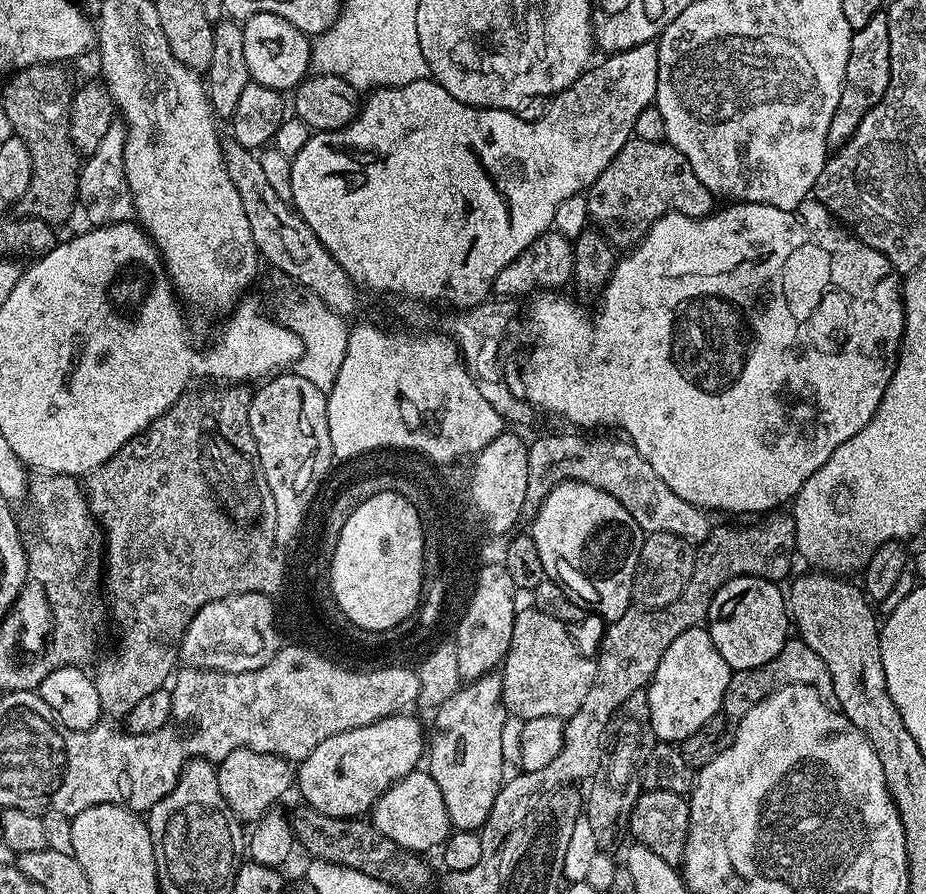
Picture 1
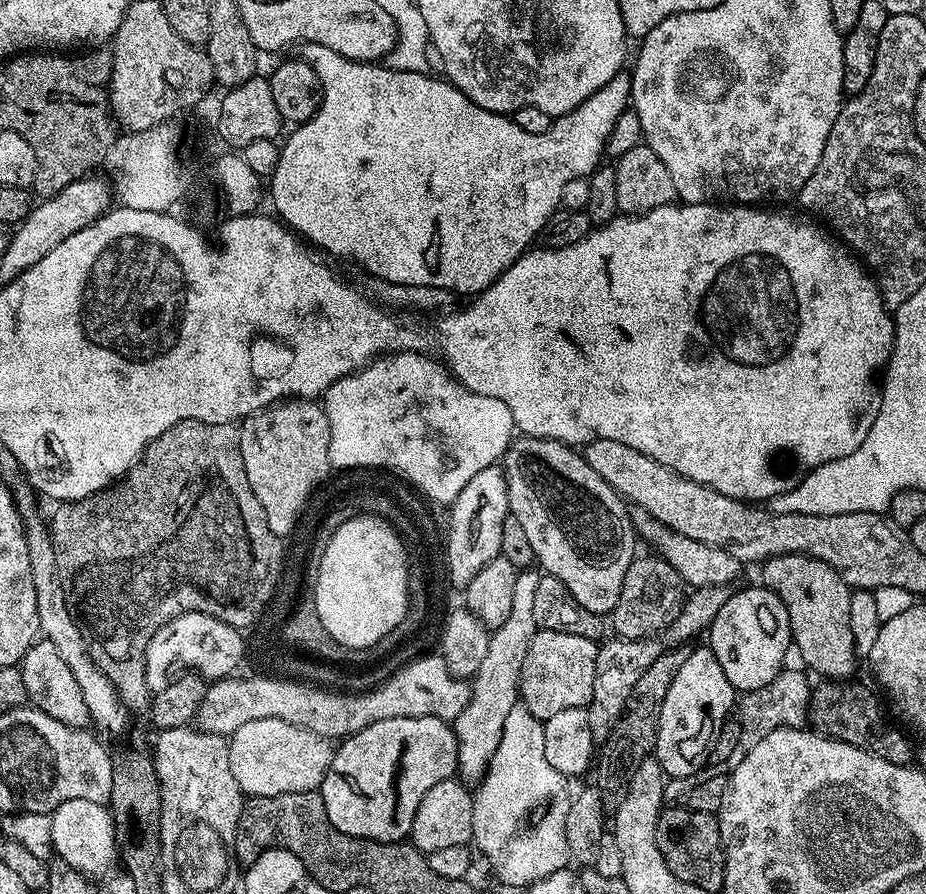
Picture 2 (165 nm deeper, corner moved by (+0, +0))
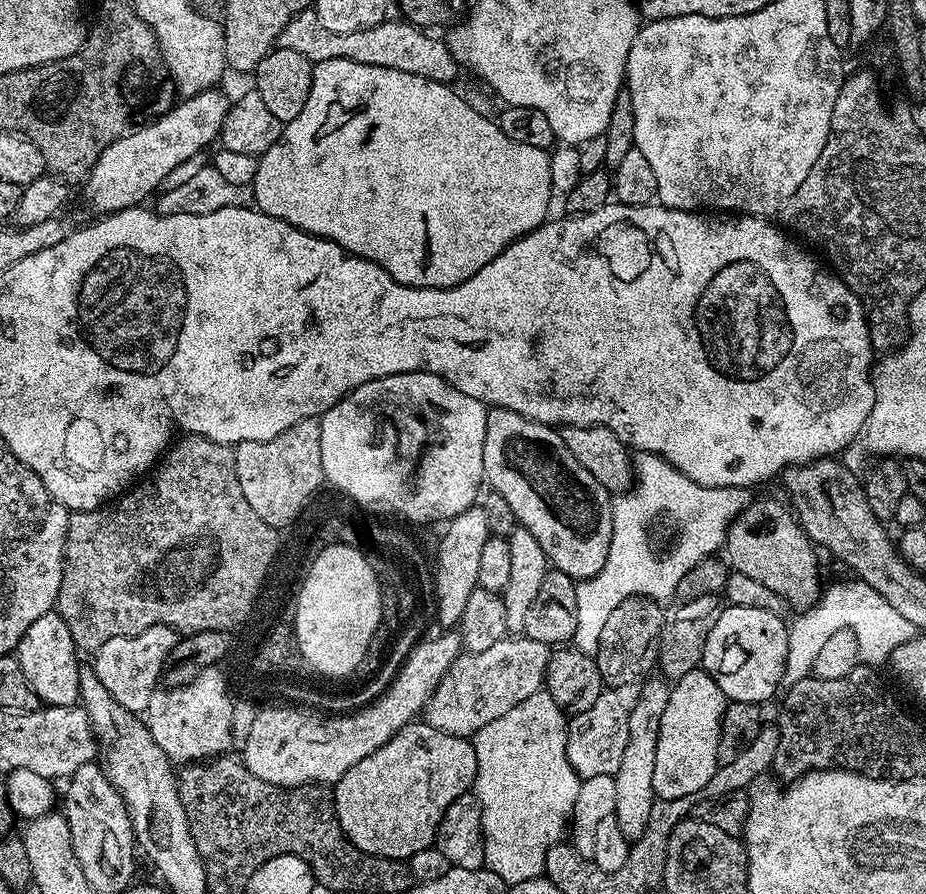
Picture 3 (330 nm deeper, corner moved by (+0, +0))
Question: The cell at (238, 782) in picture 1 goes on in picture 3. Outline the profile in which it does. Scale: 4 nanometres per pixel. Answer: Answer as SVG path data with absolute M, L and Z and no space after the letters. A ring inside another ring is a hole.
M448 630L440 635L444 636L420 640L391 683L380 692L381 696L373 704L357 707L357 712L349 716L325 714L303 706L261 707L264 709L253 718L244 736L242 759L250 774L283 788L297 788L303 784L335 786L350 766L358 766L362 758L370 758L374 750L390 742L398 730L423 713L438 682L442 682L452 663L462 655L459 631Z

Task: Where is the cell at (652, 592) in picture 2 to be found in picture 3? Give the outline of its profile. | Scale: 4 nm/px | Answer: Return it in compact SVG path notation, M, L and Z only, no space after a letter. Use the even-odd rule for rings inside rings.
M631 596L610 612L609 618L599 634L598 648L594 655L600 676L605 685L614 690L635 687L653 673L659 661L659 641L664 625L663 607L654 600L643 596Z

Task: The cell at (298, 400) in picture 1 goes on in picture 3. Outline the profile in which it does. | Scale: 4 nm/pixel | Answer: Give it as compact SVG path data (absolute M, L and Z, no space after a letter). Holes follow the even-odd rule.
M319 419L303 420L290 430L282 430L278 438L266 442L242 442L235 445L236 473L238 486L246 494L246 502L262 522L284 524L300 508L304 497L309 496L312 488L318 487L320 478Z

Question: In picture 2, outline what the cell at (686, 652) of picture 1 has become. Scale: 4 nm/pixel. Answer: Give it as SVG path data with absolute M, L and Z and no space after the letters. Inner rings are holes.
M703 647L689 651L686 662L674 674L674 682L670 682L670 690L666 690L666 702L662 702L654 758L668 778L697 775L695 772L704 764L704 755L709 755L718 726L724 723L738 700L736 689L730 678L726 678L726 670L718 666L711 647Z

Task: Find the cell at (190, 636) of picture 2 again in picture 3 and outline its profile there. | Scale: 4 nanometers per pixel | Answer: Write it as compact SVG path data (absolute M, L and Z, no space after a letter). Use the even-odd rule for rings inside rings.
M155 624L148 630L142 630L137 636L110 638L101 648L95 649L94 670L102 686L110 690L114 702L126 706L126 710L131 712L144 713L150 702L150 694L161 683L160 667L169 663L177 639L178 632L175 629L168 625Z

